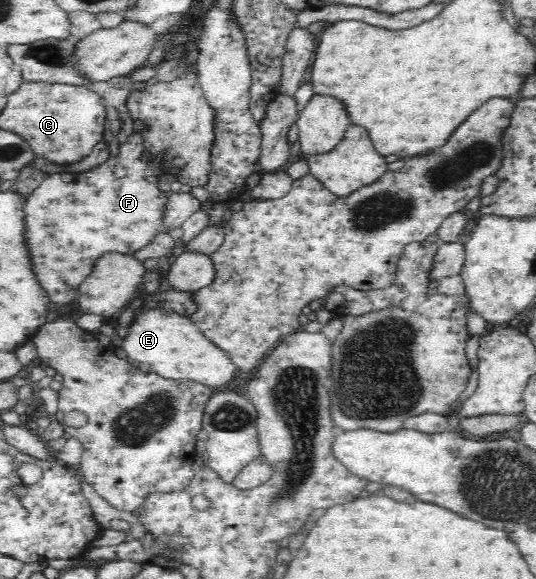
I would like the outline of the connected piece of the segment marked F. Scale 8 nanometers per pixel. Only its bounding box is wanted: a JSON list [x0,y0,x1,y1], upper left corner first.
[22,127,167,305]

